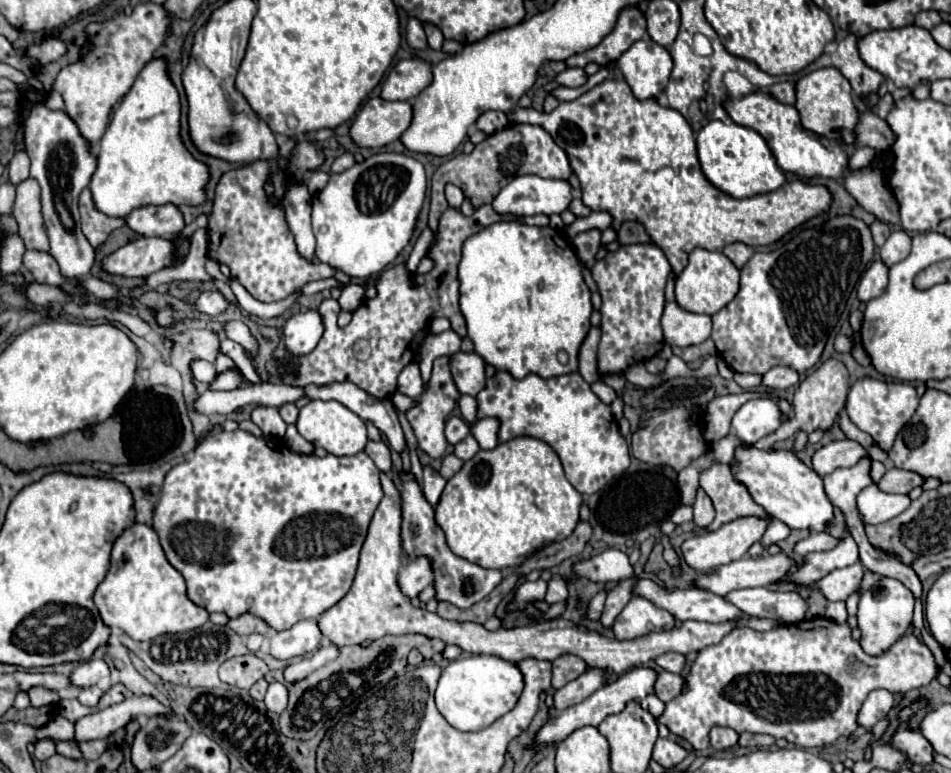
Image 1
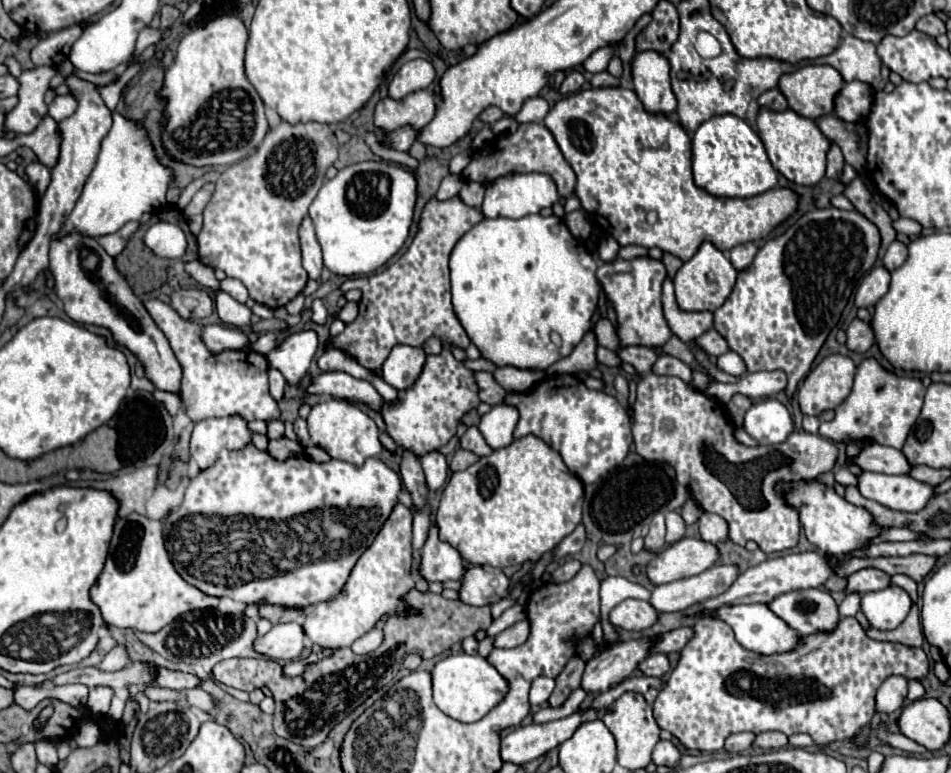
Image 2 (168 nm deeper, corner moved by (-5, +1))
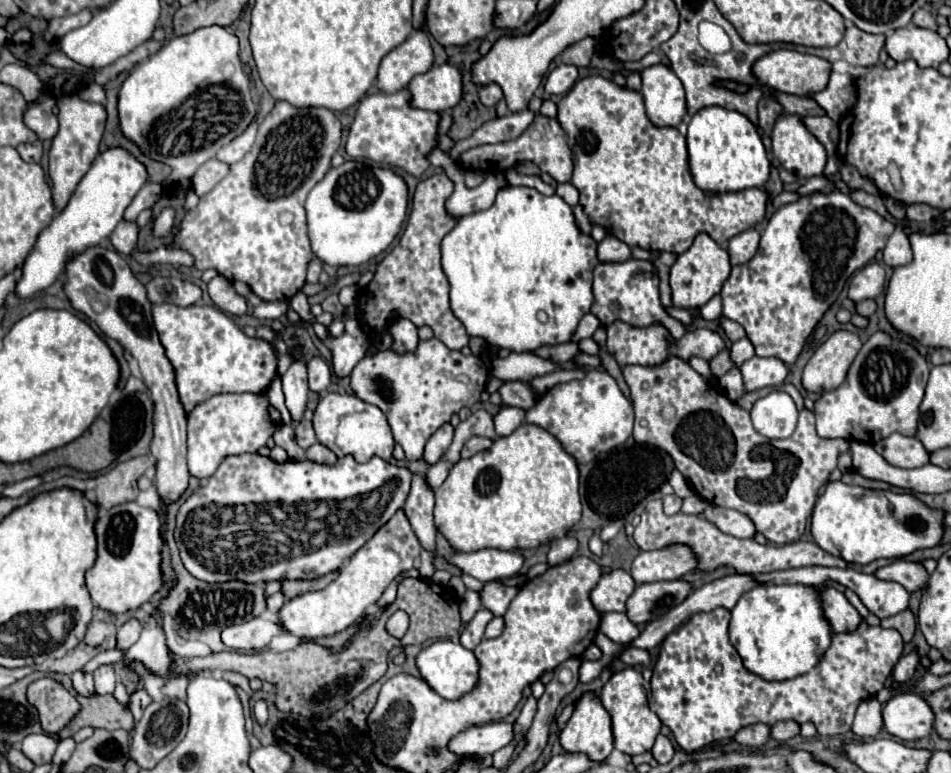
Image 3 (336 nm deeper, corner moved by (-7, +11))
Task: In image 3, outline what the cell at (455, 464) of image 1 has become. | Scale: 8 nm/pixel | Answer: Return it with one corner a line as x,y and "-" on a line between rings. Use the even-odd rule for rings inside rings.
475,436
475,438
471,438
465,446
463,446
463,450
461,450
461,458
471,458
473,454
477,454
477,452
483,452
483,450
487,450
489,446
493,444
493,440
489,440
489,438
479,438
479,436

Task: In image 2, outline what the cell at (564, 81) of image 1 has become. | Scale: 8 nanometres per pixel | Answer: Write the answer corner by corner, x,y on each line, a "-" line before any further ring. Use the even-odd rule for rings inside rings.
571,70
567,74
567,78
563,80
563,84
561,84
561,92
563,94
573,94
573,92
581,90
583,84
585,84
585,76
581,72
577,72
577,70

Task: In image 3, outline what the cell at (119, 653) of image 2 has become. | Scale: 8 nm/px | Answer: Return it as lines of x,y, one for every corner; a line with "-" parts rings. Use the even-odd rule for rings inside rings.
131,618
127,620
119,632
117,632
117,648
129,648
131,644
135,644
135,640
139,640
139,634
141,634
141,622
137,618

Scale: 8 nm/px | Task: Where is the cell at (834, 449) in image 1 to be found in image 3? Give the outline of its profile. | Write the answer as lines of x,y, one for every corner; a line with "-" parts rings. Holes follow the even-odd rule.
893,432
887,440
873,446
889,464
899,468
919,468
929,464
929,452
915,436
903,436

